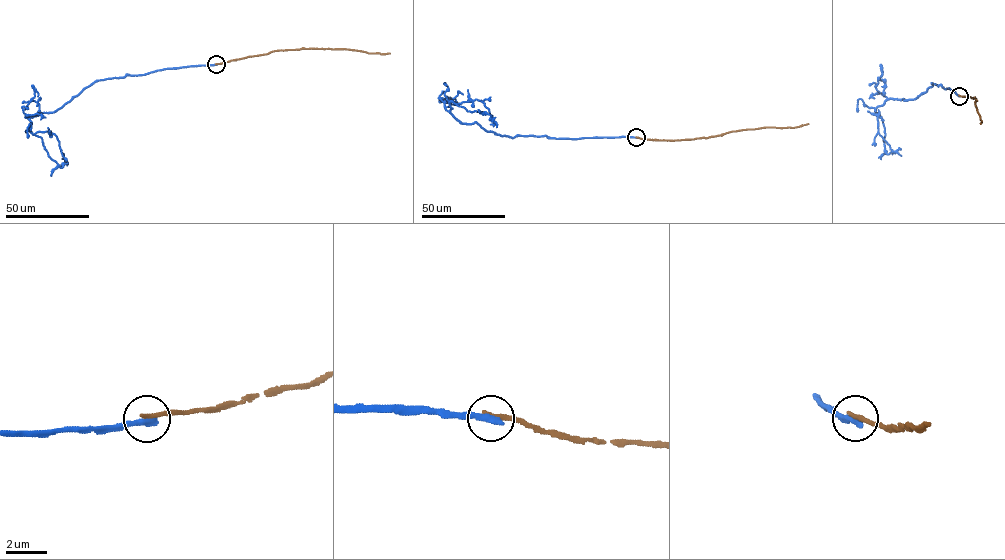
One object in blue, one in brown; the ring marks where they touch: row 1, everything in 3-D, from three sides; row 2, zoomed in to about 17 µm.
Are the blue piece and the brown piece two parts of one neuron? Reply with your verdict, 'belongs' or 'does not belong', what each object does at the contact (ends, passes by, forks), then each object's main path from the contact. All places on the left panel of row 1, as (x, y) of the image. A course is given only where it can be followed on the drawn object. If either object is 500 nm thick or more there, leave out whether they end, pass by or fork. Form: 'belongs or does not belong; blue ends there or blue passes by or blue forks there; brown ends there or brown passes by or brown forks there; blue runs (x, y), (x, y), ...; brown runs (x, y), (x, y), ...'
does not belong; blue ends there; brown ends there; blue runs (216, 64), (95, 80), (53, 112), (30, 117), (33, 134), (56, 135), (65, 162), (62, 159); brown runs (216, 64), (286, 50), (338, 48), (390, 53)

